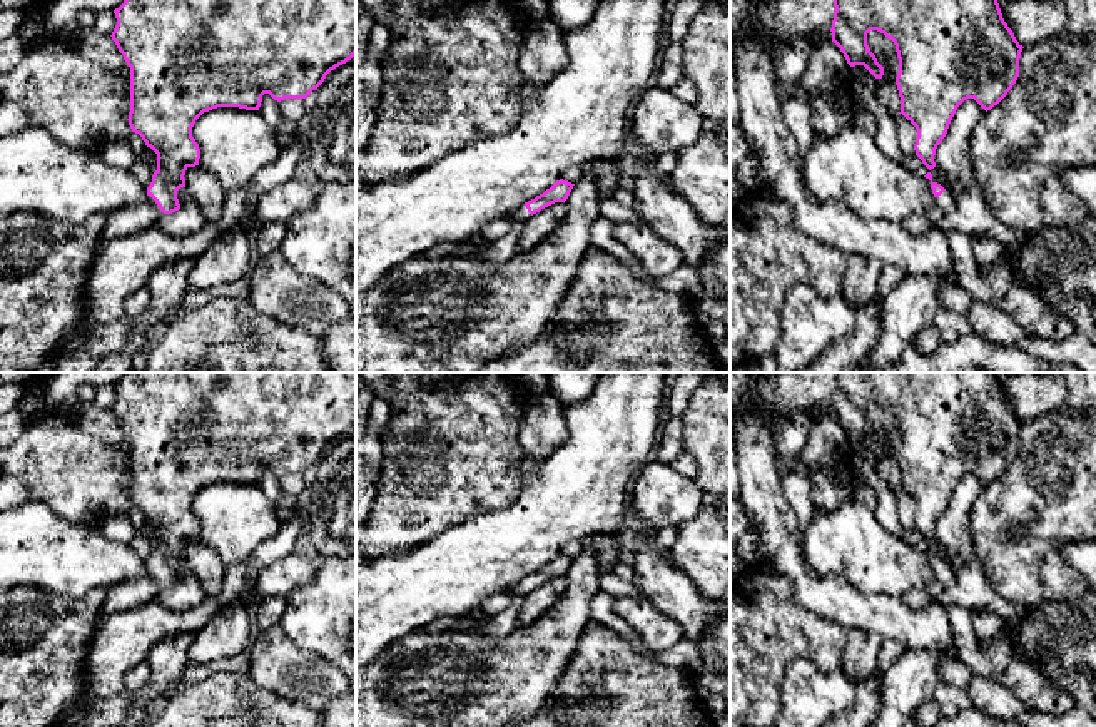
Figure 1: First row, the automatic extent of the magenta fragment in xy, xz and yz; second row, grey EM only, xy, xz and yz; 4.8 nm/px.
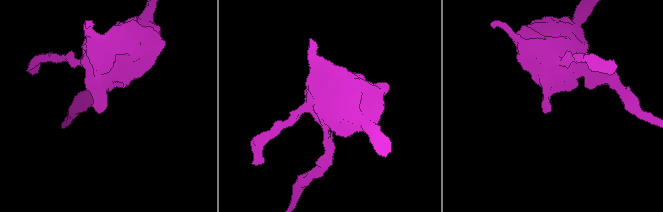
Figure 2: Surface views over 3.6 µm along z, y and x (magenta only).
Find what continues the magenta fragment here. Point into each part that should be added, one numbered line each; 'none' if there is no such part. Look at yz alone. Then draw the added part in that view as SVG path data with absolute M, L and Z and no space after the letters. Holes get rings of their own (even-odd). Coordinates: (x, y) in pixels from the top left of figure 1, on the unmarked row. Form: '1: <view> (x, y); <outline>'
1: yz (933, 592); M944 565L934 573L934 578L924 588L909 592L902 600L911 608L922 608L926 605L942 602L946 588L952 580L954 572Z

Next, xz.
1: xz (520, 587); M523 578L523 580L513 583L511 587L508 587L508 588L506 588L506 593L508 593L508 595L515 595L515 593L518 593L518 595L526 595L526 593L530 593L530 590L531 590L531 588L528 587L528 583L526 583L525 578Z

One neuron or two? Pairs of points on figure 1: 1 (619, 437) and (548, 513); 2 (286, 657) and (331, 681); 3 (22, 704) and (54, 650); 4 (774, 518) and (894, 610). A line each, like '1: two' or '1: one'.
1: one
2: one
3: one
4: one

